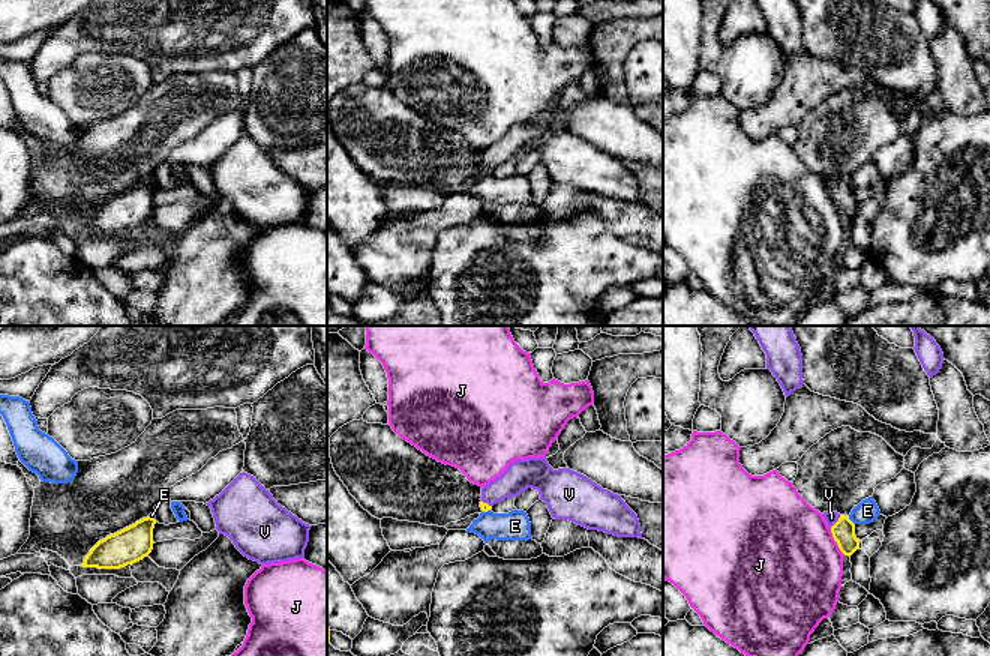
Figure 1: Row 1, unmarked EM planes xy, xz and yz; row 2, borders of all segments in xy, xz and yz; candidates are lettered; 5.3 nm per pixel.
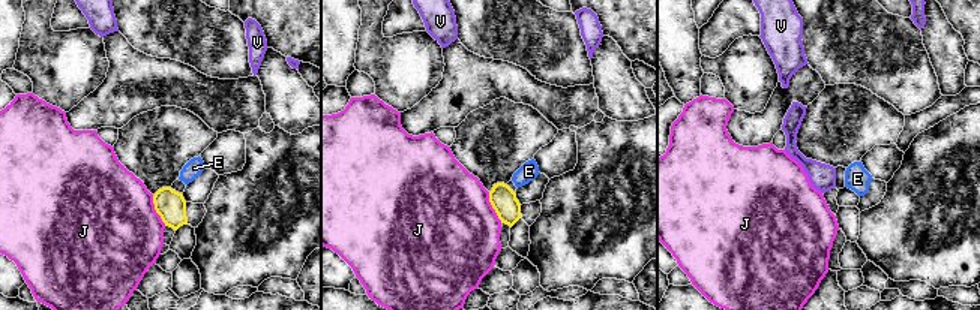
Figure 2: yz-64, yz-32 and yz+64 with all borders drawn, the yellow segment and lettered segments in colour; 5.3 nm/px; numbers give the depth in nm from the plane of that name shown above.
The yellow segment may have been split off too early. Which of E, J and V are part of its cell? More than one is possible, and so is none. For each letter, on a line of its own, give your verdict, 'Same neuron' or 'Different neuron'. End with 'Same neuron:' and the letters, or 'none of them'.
E: Different neuron
J: Different neuron
V: Same neuron
Same neuron: V

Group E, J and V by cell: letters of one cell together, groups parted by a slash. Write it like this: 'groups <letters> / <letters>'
groups E / J / V

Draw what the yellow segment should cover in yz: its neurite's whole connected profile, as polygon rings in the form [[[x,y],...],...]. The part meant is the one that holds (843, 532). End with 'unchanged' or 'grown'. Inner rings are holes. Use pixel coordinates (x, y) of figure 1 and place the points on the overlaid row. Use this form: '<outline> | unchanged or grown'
[[[824,512],[822,515],[831,528],[832,537],[840,551],[850,557],[860,548],[860,539],[855,536],[855,524],[849,516],[837,512]]] | grown

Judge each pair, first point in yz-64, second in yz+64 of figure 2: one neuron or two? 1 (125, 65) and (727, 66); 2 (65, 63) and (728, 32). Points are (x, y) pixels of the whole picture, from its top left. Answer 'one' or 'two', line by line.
1: two
2: two

